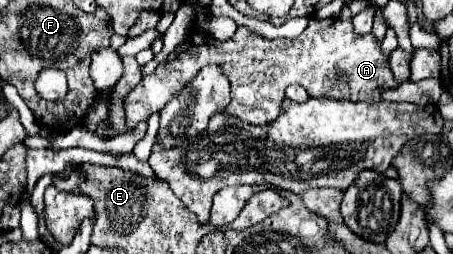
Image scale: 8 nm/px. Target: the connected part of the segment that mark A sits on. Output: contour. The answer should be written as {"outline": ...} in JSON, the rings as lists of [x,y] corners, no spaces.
{"outline":[[[309,18],[309,26],[297,38],[277,38],[265,40],[251,34],[245,26],[239,26],[235,36],[227,42],[203,36],[191,40],[191,36],[181,44],[181,50],[173,58],[165,60],[155,68],[151,76],[145,76],[137,88],[125,98],[125,116],[129,126],[149,120],[153,112],[159,112],[173,96],[181,94],[181,88],[197,76],[197,72],[207,66],[217,64],[225,72],[231,84],[231,102],[223,110],[227,116],[237,116],[255,126],[273,122],[281,112],[281,102],[285,98],[285,88],[289,84],[303,86],[313,98],[335,98],[335,100],[365,100],[379,102],[381,92],[395,88],[393,74],[387,66],[387,56],[381,54],[379,44],[373,34],[355,36],[353,24],[339,18]]]}

